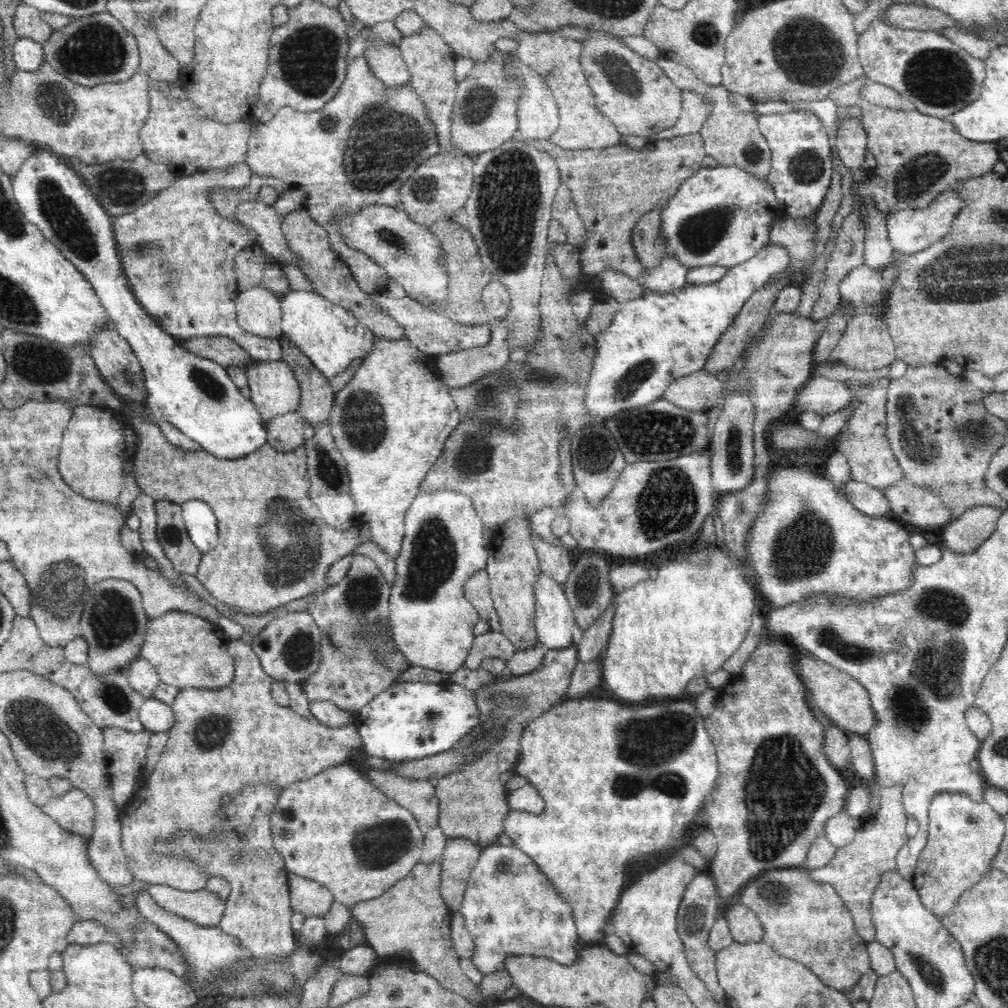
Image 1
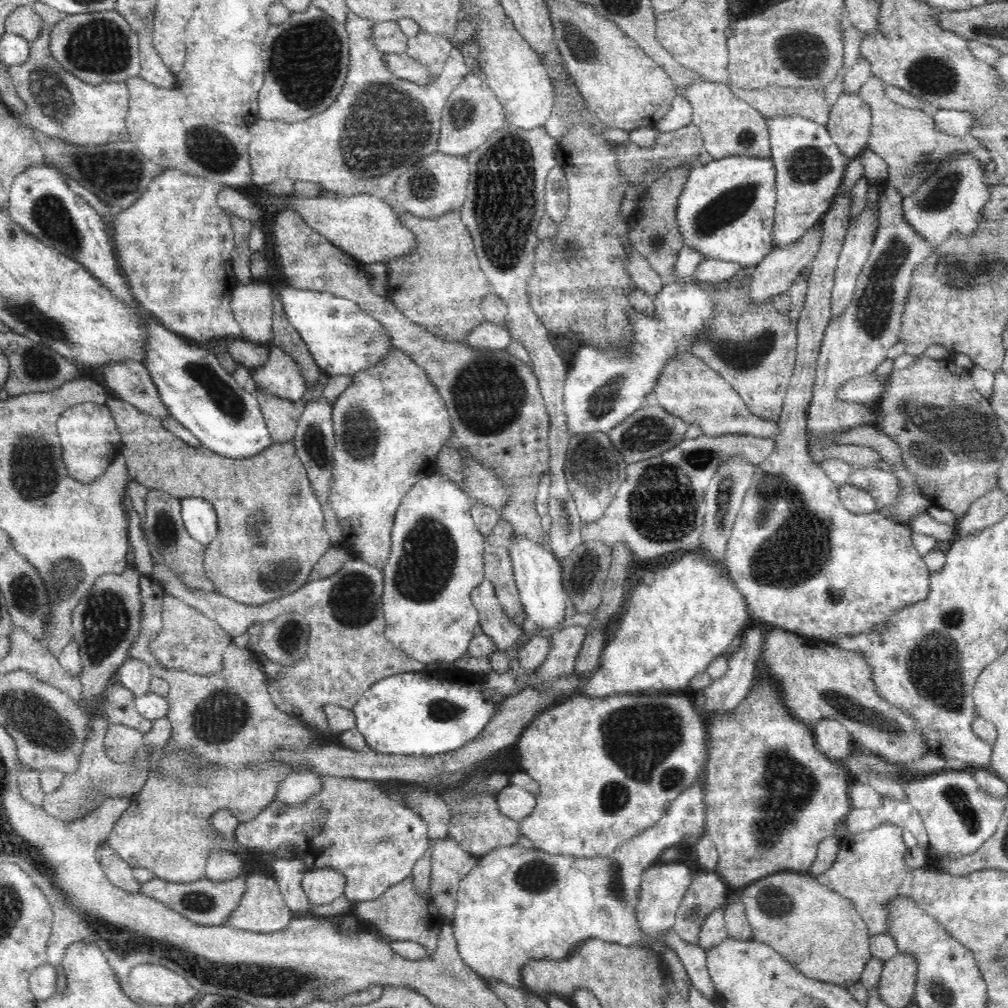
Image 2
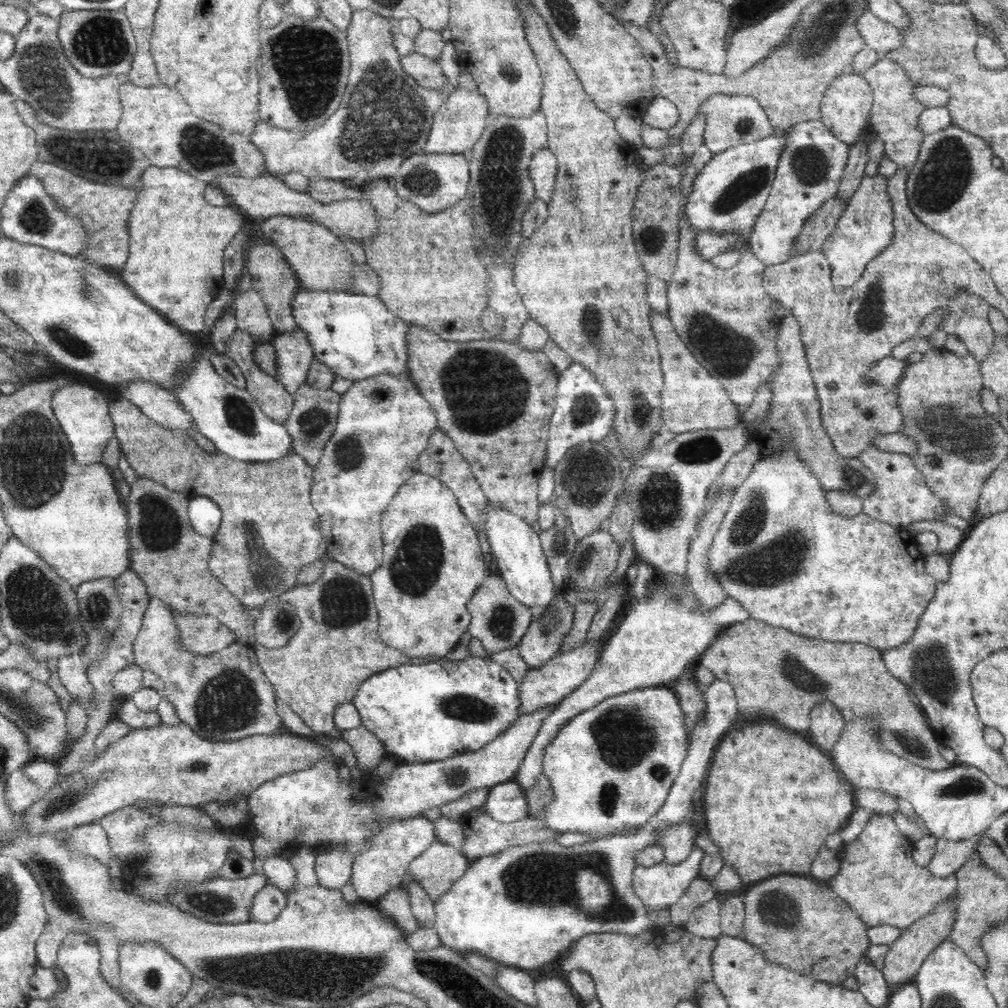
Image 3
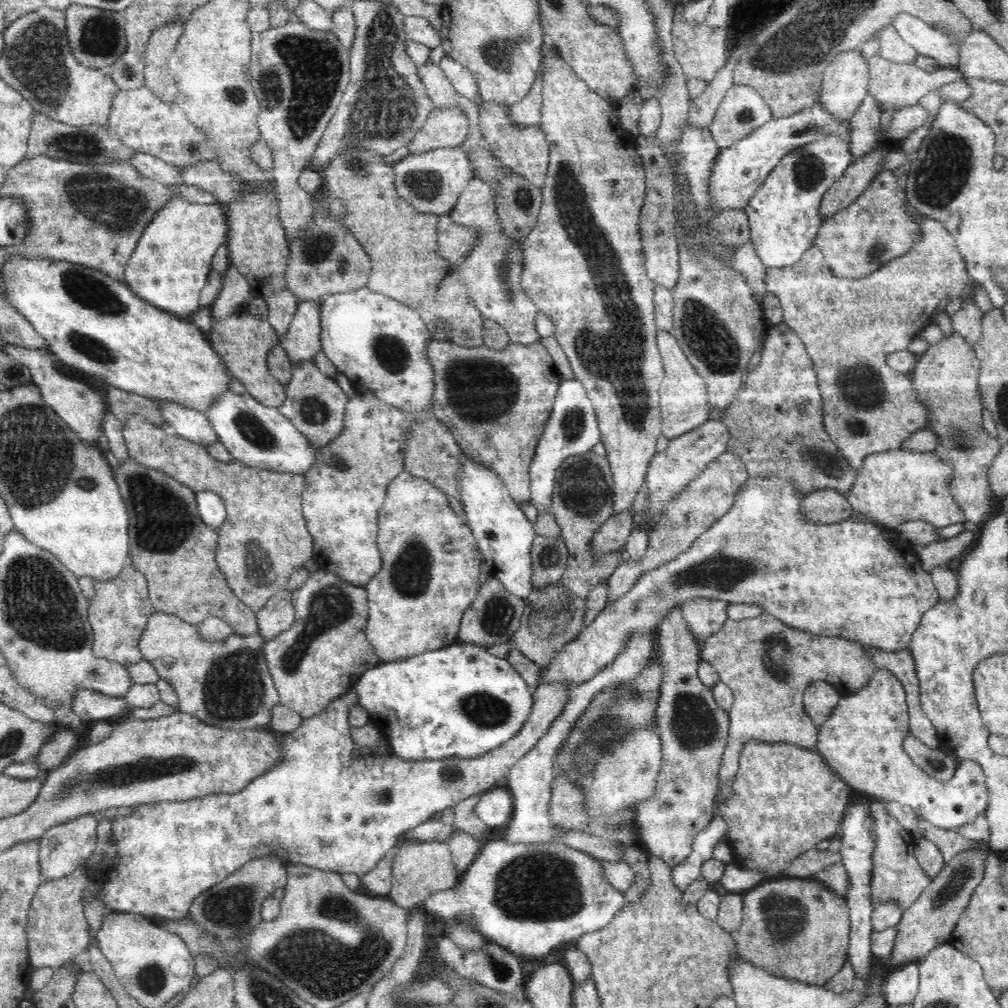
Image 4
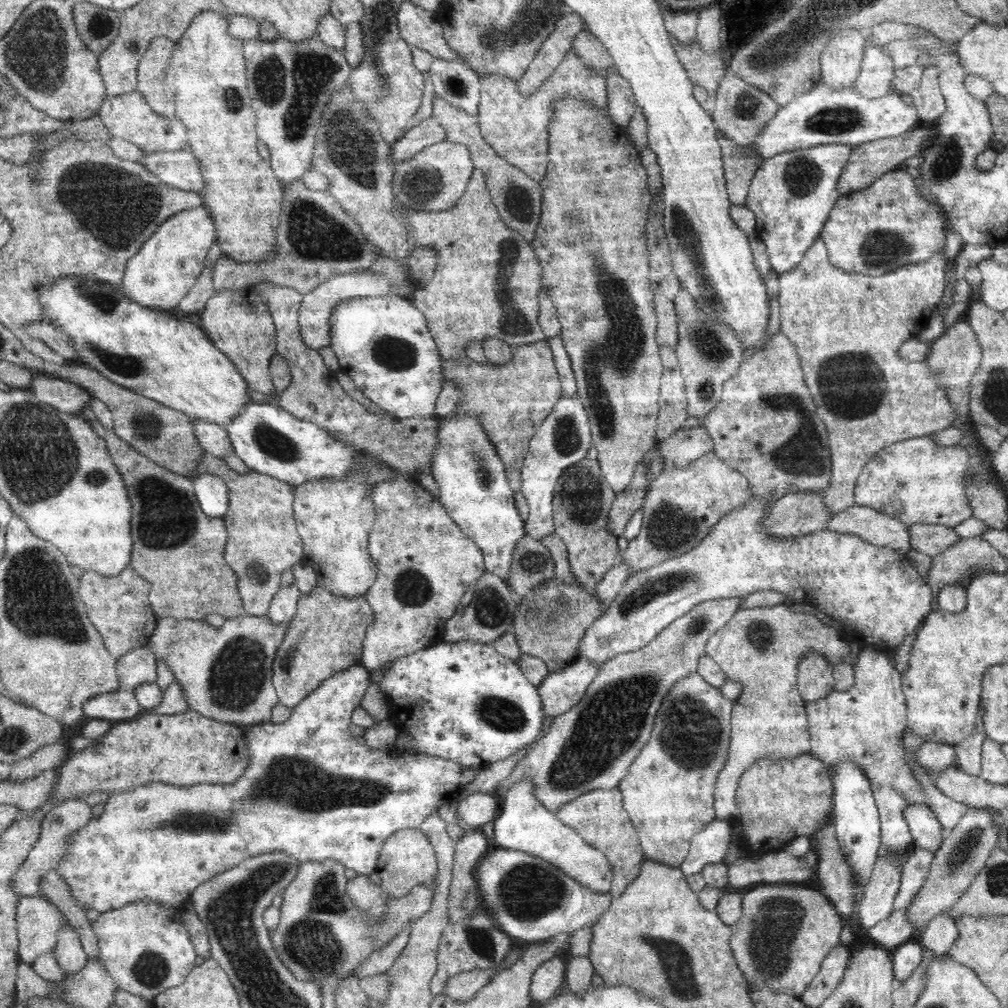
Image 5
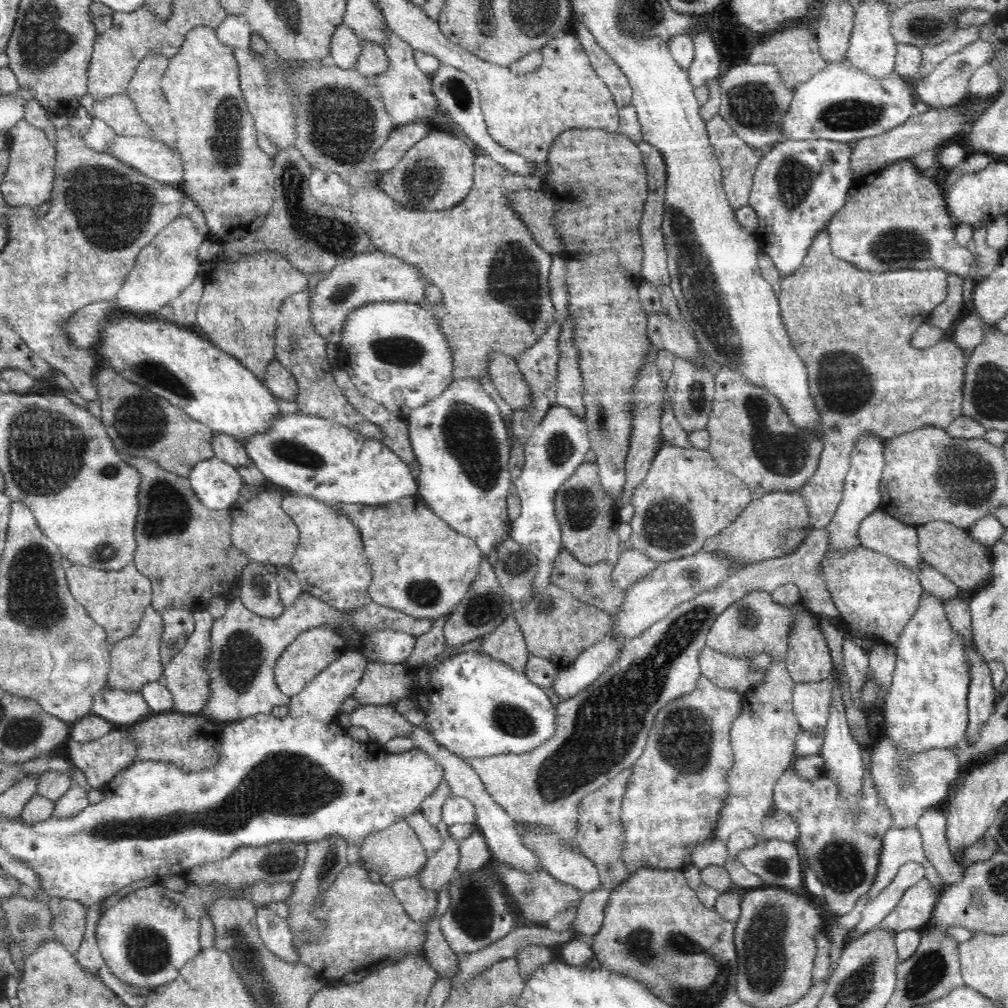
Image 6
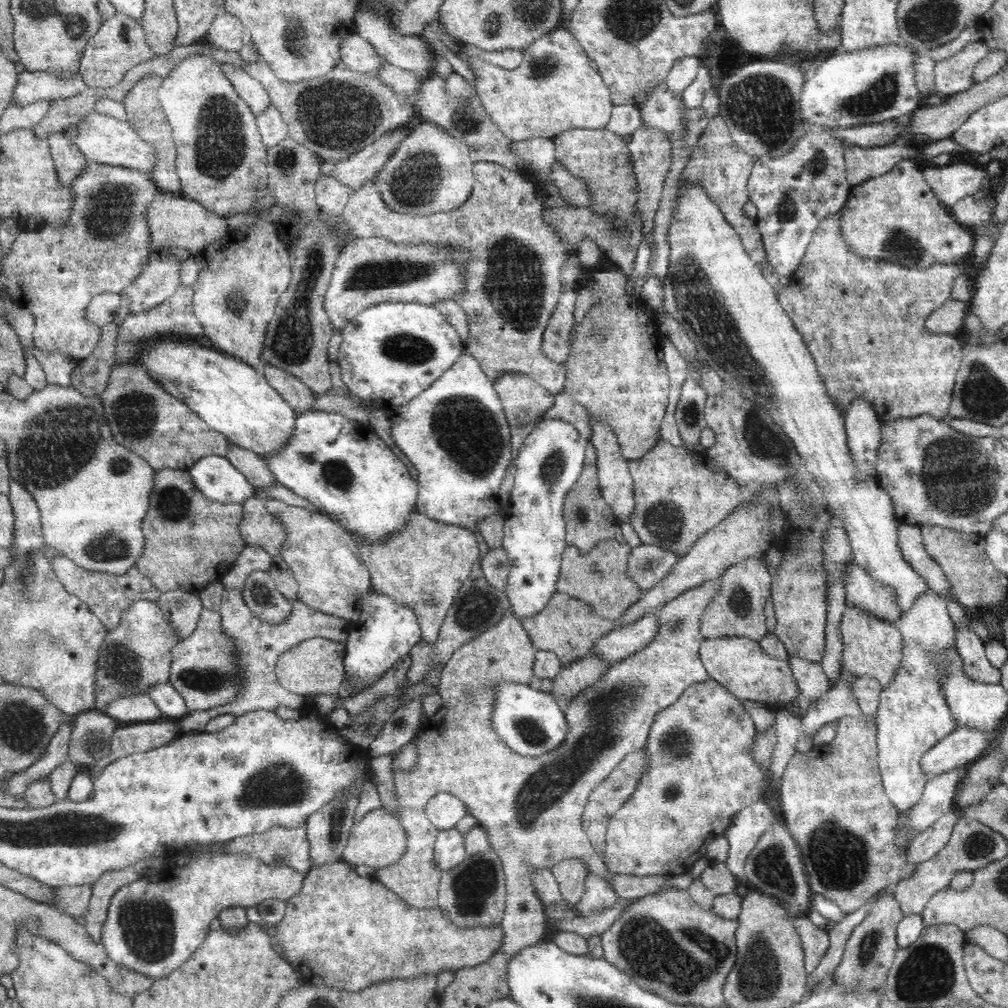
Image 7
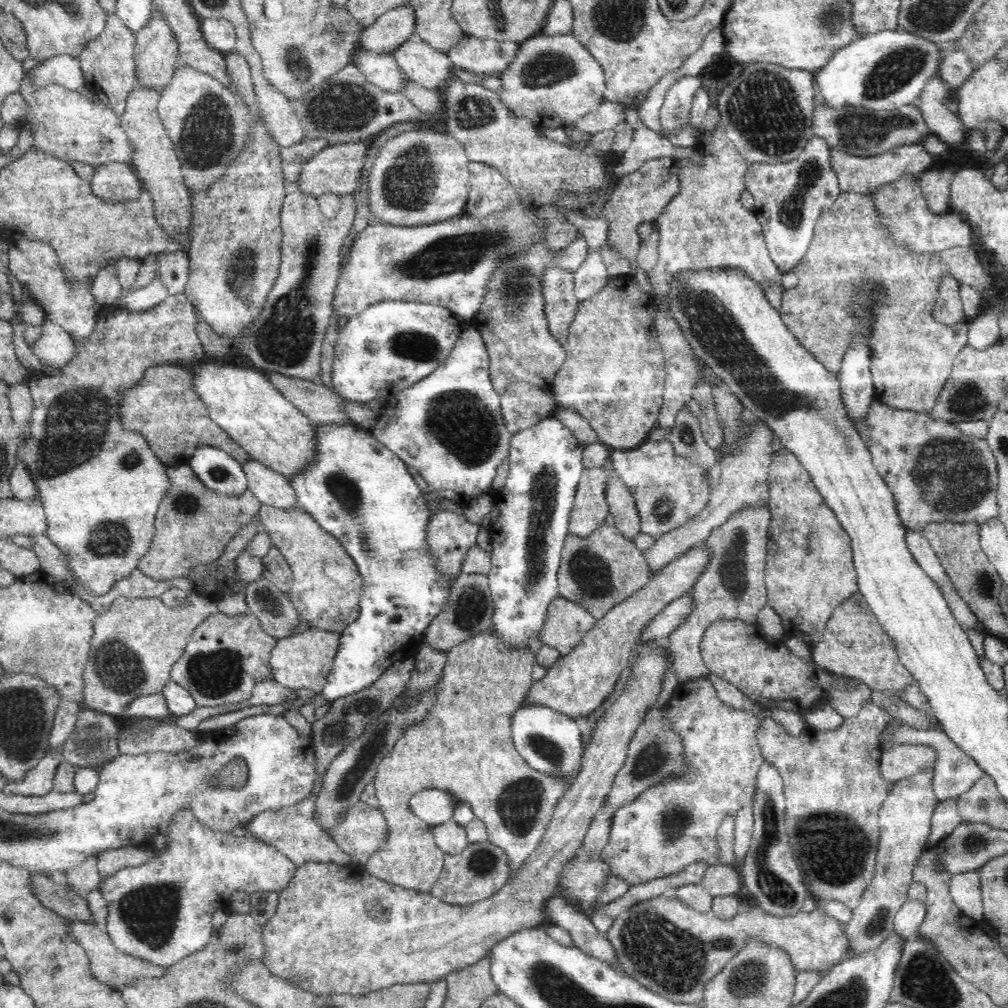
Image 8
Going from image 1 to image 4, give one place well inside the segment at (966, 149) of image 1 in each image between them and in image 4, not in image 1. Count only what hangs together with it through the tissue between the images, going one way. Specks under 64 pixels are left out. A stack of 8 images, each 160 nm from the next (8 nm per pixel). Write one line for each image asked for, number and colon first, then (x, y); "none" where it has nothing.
2: (906, 138)
3: (894, 114)
4: (894, 85)

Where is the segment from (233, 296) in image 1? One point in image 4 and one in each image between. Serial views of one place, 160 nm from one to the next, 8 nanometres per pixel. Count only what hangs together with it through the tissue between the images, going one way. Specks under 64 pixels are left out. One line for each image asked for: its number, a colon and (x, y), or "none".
2: (175, 243)
3: (178, 240)
4: (172, 263)

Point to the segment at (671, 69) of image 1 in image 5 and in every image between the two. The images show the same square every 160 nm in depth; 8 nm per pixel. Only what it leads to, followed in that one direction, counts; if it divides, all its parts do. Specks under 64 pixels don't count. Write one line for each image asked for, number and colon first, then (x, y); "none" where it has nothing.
2: (730, 127)
3: (734, 119)
4: (742, 110)
5: (741, 110)

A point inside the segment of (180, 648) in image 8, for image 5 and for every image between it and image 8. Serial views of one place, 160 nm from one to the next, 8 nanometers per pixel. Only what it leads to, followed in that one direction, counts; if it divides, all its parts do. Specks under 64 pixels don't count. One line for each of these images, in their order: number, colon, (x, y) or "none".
5: (139, 666)
6: (135, 661)
7: (135, 656)

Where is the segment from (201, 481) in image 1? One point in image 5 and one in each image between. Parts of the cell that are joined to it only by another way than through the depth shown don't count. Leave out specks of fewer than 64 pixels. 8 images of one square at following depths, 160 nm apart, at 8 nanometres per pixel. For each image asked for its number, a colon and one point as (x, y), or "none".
2: (255, 563)
3: (269, 529)
4: (264, 538)
5: (262, 539)

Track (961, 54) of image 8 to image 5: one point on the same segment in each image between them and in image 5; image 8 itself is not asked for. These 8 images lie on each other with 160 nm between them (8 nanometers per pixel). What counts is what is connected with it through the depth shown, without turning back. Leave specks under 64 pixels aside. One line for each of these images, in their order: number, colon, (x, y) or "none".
5: (928, 99)
6: (946, 86)
7: (954, 75)

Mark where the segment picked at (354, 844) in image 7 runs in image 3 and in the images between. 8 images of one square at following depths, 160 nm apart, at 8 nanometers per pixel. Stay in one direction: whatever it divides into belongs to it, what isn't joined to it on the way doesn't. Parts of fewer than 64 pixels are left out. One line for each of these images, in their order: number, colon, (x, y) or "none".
3: (437, 868)
4: (421, 869)
5: (408, 859)
6: (396, 852)

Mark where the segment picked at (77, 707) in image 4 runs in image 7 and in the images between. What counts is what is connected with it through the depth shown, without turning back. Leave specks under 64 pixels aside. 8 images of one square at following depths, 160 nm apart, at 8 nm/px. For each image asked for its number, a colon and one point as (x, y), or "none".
5: (121, 705)
6: (120, 707)
7: (140, 708)

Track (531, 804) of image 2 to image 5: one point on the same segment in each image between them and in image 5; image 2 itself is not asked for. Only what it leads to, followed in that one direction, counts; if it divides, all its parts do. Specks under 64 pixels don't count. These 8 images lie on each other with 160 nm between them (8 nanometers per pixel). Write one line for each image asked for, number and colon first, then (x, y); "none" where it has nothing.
3: (507, 803)
4: (494, 807)
5: (478, 809)

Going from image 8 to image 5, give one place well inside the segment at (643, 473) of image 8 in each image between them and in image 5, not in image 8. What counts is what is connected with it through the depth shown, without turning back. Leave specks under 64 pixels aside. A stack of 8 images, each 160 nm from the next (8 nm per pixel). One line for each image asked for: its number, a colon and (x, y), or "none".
5: (682, 504)
6: (686, 497)
7: (680, 493)

